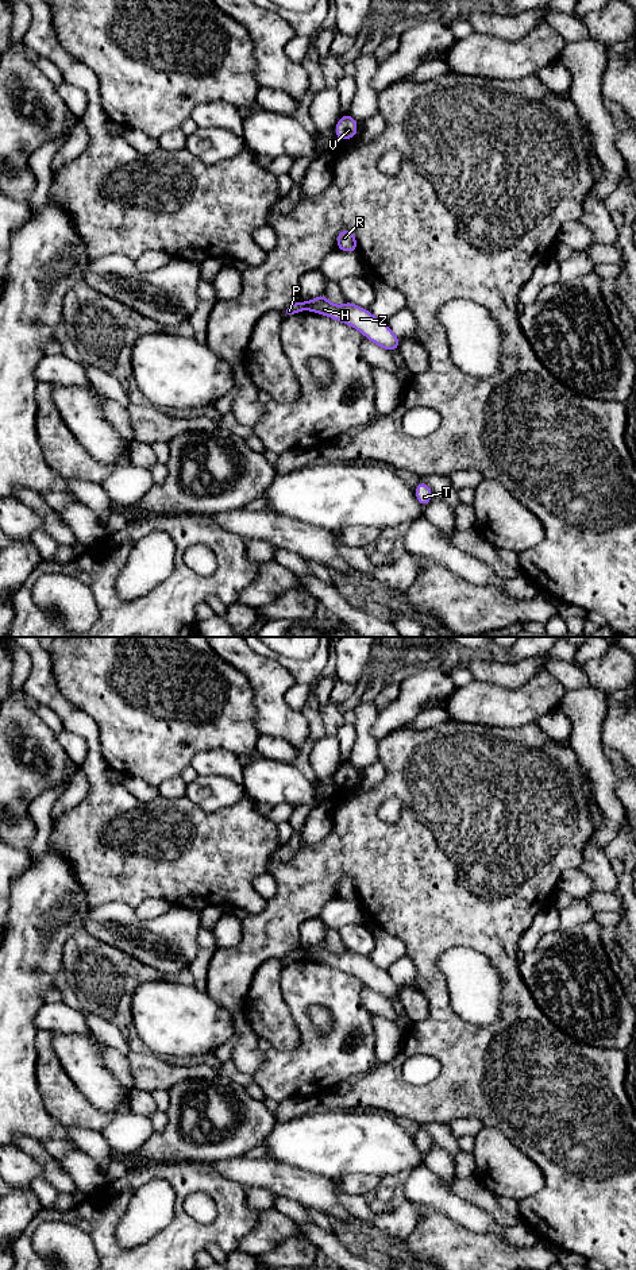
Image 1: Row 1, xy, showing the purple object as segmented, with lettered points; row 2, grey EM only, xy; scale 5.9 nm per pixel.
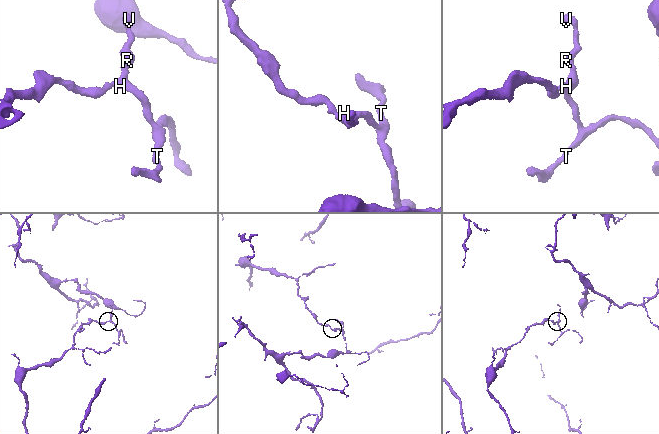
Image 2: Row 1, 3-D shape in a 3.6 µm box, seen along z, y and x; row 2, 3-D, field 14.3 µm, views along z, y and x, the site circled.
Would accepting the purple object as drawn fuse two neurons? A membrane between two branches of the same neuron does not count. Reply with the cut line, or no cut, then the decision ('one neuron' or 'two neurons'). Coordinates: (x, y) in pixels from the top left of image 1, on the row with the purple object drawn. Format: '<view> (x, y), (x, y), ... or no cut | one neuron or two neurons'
xy (301, 302), (305, 309) | two neurons

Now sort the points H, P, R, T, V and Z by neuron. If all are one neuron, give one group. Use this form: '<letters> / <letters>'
H R T V Z / P

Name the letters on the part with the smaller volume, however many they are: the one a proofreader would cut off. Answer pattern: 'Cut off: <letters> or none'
Cut off: H, R, T, V, Z

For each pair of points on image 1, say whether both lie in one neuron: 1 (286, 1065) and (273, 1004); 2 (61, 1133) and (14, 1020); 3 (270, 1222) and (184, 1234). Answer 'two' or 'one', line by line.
1: two
2: one
3: two

